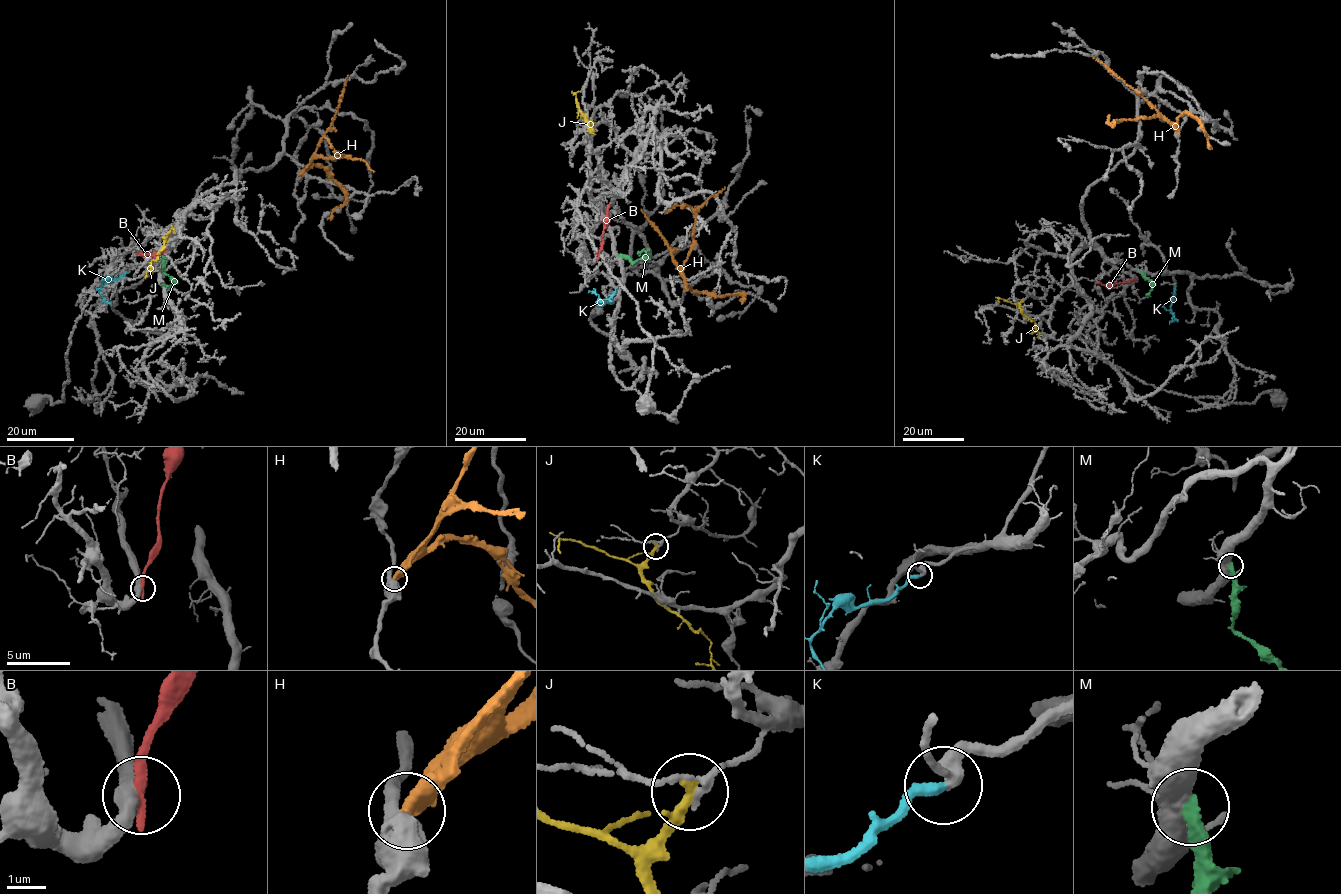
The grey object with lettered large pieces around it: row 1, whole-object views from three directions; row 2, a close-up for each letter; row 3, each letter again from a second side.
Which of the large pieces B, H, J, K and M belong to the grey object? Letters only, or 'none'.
K

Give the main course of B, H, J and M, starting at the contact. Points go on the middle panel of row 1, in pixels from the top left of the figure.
B: (598, 258), (608, 205)
H: (686, 288), (683, 275), (667, 243), (641, 209)
J: (583, 119), (583, 114), (589, 123), (588, 131), (594, 131)
M: (619, 255), (632, 262), (648, 254), (641, 250), (638, 255)

